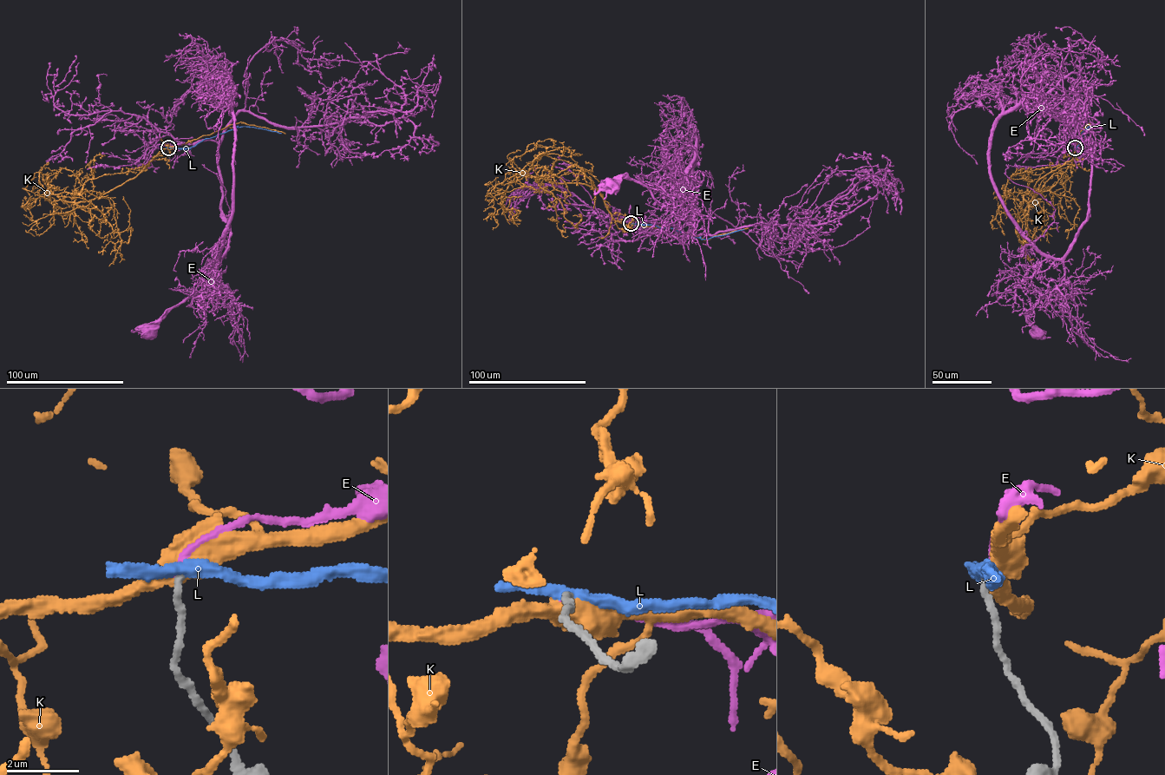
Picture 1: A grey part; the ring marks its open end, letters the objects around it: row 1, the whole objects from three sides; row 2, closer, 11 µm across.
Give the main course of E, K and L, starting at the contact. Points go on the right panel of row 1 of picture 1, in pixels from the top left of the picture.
E: (1075, 147), (1089, 150), (1085, 140), (1094, 144), (1088, 218), (1063, 260), (1064, 279), (1031, 309), (1036, 333)
K: (1075, 147), (1070, 160), (1038, 180), (1031, 201), (1024, 196), (1060, 172), (1065, 198), (1081, 209)
L: (1075, 147), (1090, 127), (1080, 133)

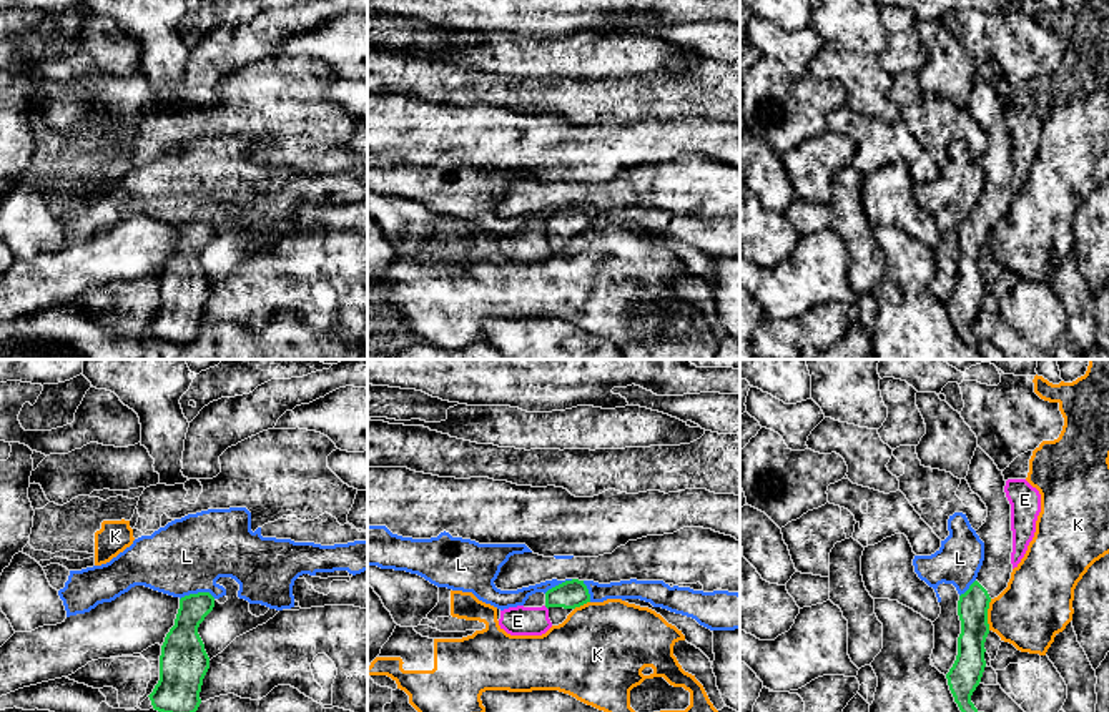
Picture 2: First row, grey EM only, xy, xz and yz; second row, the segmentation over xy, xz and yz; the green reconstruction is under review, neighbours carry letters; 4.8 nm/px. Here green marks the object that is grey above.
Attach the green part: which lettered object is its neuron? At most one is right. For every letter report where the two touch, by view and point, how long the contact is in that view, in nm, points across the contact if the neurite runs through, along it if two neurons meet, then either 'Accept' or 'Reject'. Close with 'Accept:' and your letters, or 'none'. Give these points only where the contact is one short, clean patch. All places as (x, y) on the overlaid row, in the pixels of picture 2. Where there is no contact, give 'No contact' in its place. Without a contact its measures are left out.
E: No contact. Reject
K: Touches green at yz (986, 614). Shared border 150 nm. Boundary: yz (991, 599), (988, 629). Reject
L: Touches green at xy (198, 593). Shared border 180 nm. Boundary: xy (215, 598), (208, 593), (190, 593), (180, 599). Reject
Accept: none

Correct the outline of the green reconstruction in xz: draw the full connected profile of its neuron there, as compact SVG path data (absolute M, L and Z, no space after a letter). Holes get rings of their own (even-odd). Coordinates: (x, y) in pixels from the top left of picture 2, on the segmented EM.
M565 581L545 592L545 607L552 625L562 624L567 616L584 604L590 602L590 594L584 581Z

